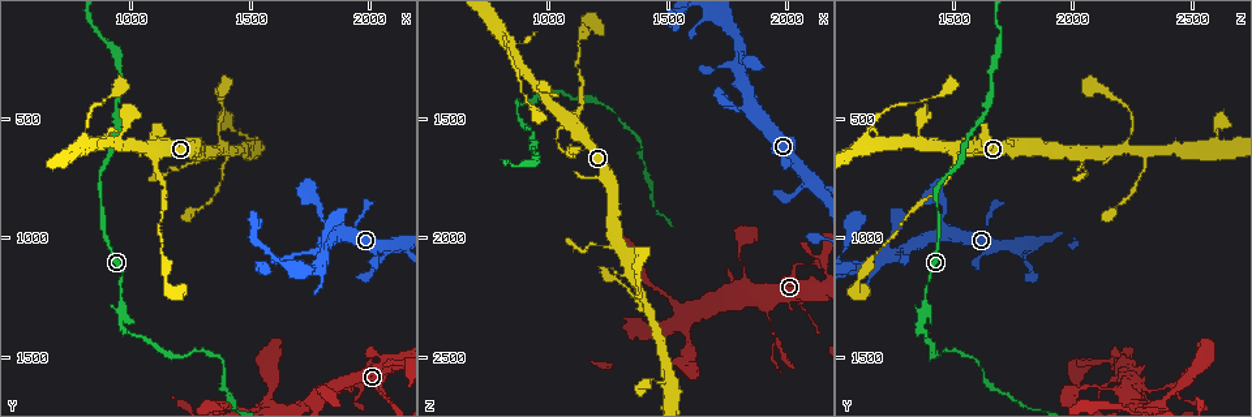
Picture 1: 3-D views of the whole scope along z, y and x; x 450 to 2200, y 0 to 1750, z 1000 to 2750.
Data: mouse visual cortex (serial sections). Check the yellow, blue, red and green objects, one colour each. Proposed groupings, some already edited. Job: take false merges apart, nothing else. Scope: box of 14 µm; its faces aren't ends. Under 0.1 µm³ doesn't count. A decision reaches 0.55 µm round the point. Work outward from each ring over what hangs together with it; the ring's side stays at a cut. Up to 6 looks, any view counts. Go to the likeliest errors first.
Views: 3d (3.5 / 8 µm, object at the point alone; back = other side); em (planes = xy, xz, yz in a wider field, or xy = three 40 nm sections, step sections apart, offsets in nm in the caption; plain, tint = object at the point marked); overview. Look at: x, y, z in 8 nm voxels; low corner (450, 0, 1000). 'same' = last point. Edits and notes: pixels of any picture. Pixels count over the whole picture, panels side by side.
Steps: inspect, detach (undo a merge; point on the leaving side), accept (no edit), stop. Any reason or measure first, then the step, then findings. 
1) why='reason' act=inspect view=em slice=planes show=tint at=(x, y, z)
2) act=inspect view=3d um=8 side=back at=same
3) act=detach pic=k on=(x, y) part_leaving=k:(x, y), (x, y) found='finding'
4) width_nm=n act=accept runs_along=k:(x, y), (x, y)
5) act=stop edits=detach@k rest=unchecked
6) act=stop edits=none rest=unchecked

why='thin neck' act=inspect view=3d um=3.5 at=(1940, 1620, 2370)

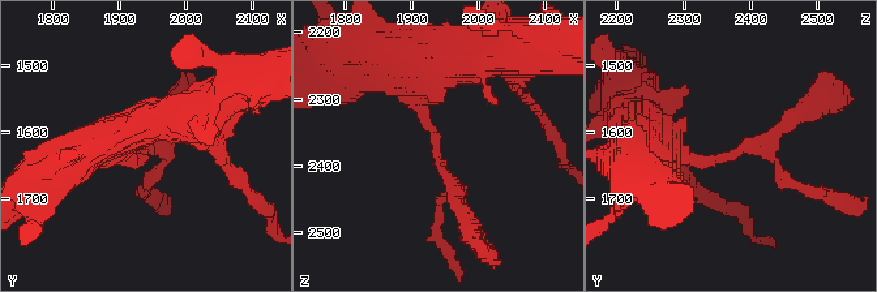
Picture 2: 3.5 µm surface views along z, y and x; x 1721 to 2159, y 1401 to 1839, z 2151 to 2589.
why='shape alone is not enough' act=inspect view=em slice=xy step=1 show=tint at=(1930, 1625, 2385)

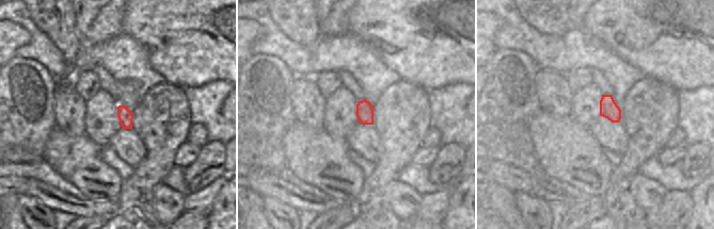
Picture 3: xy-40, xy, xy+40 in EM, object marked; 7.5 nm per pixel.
act=accept runs_along=2:(406, 84), (467, 218) found='continuous, no second cell'

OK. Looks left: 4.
why='thin neck' act=inspect view=3d um=3.5 at=(1810, 1630, 2180)

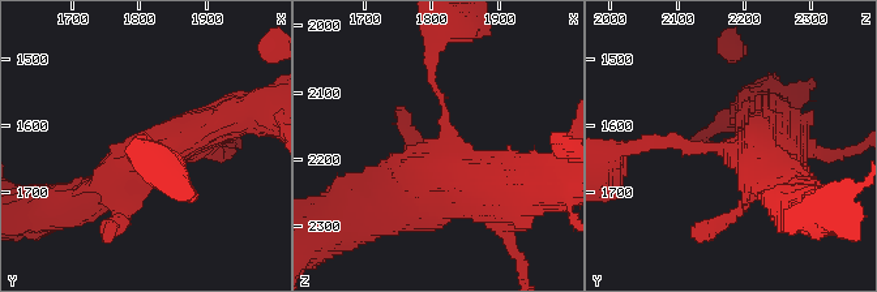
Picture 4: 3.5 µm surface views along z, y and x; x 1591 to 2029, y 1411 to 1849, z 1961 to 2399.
arms=4 arm_widths_nm=100,200,450,450 why='shape alone is not enough' act=inspect view=em slice=xy step=3 show=tint at=(1820, 1630, 2190)

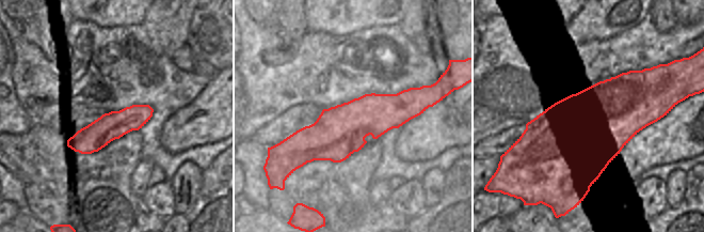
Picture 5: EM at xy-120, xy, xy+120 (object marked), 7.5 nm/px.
width_nm=380 act=accept runs_along=4:(234, 116), (133, 160), (93, 197) found='one cell here'

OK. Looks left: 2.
why='three arms meet' act=inspect view=3d um=3.5 side=back at=(1370, 620, 2210)

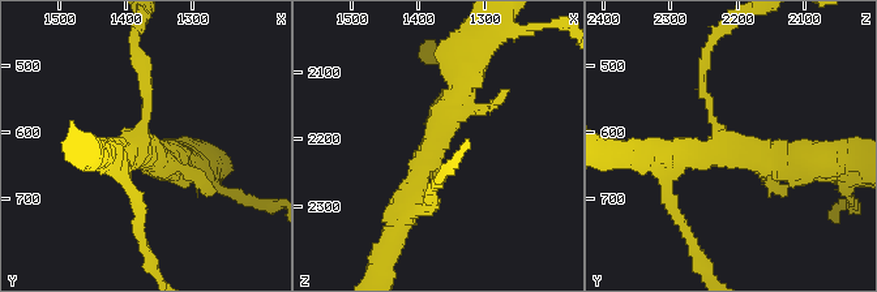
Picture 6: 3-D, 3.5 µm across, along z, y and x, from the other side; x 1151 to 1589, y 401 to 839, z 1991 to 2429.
arms=3 arm_widths_nm=100,300,350 act=inspect view=em slice=xy step=2 show=tint at=(1375, 625, 2215)

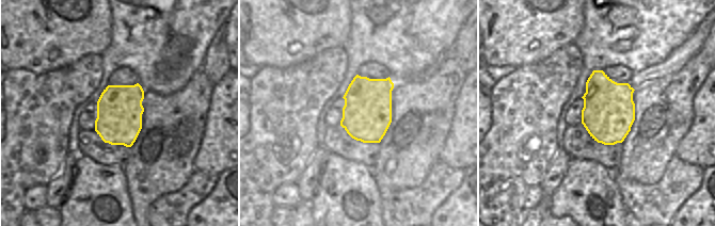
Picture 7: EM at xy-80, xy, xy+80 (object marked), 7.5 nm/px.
act=accept runs_along=6:(461, 71), (401, 224) found='one cell here'

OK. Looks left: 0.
act=stop edits=none rest=unchecked

